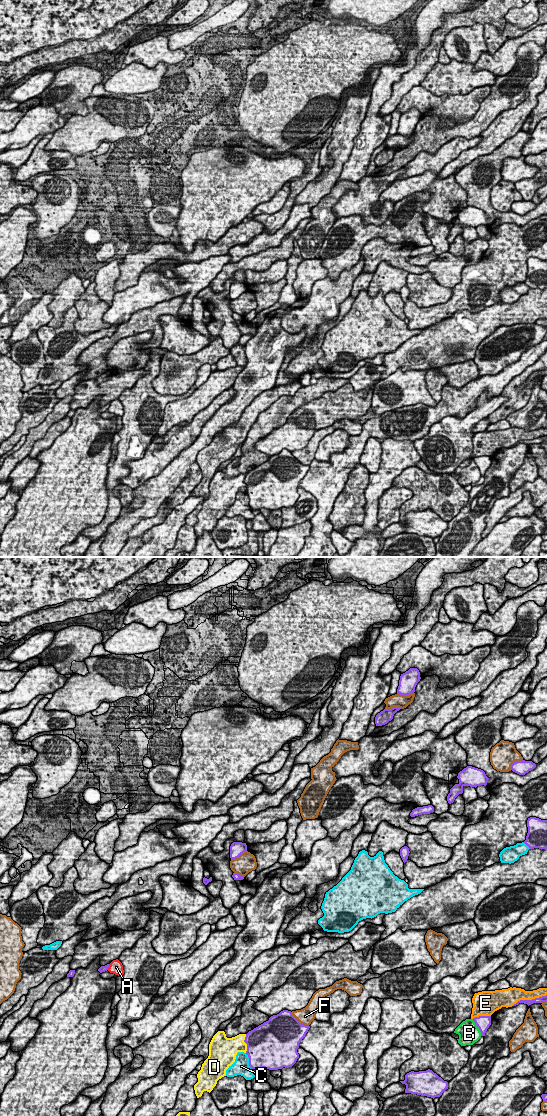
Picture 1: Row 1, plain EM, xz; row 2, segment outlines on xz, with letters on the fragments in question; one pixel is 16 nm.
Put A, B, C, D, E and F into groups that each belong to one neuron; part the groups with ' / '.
A / B / C / D / E / F

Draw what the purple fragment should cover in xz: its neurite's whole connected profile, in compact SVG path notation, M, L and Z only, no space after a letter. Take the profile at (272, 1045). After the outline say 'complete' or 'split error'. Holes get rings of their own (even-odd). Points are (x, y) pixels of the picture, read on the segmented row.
M283 1010L246 1034L246 1054L251 1069L278 1070L292 1067L299 1054L299 1043L310 1026L301 1024L291 1011Z; complete

